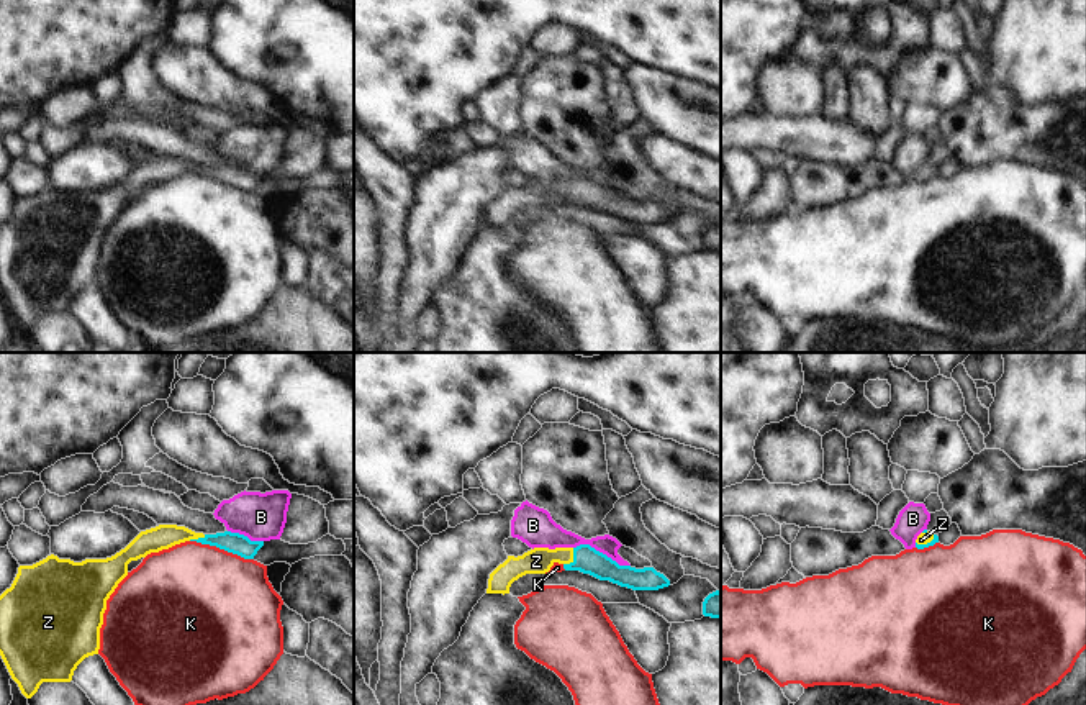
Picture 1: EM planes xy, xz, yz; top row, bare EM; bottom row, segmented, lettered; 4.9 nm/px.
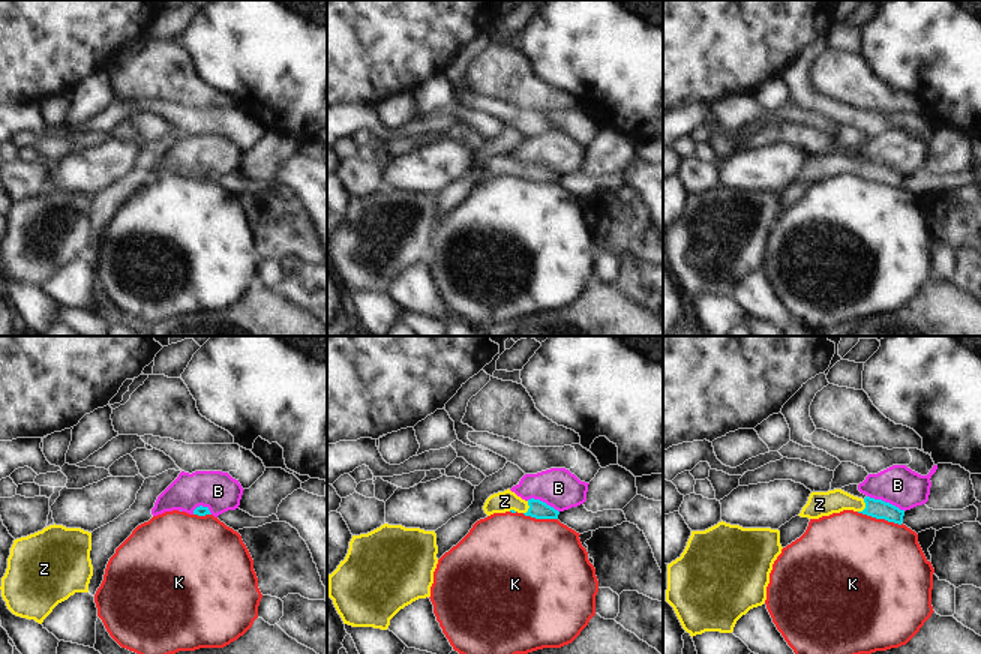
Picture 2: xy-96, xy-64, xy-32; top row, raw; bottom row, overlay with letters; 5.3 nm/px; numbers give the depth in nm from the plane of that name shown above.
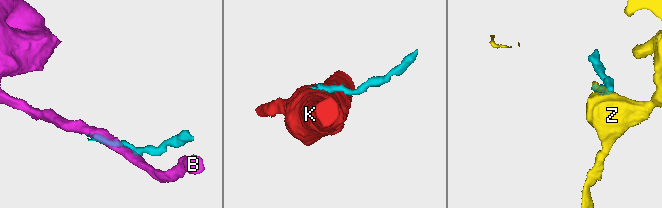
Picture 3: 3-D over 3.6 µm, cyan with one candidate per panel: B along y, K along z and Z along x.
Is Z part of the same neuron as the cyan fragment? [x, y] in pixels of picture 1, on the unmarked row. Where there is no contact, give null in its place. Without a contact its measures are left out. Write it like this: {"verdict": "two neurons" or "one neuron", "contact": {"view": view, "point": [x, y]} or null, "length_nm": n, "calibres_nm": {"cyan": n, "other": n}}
{"verdict": "one neuron", "contact": {"view": "xz", "point": [574, 191]}, "length_nm": 100, "calibres_nm": {"cyan": 140, "other": 130}}

